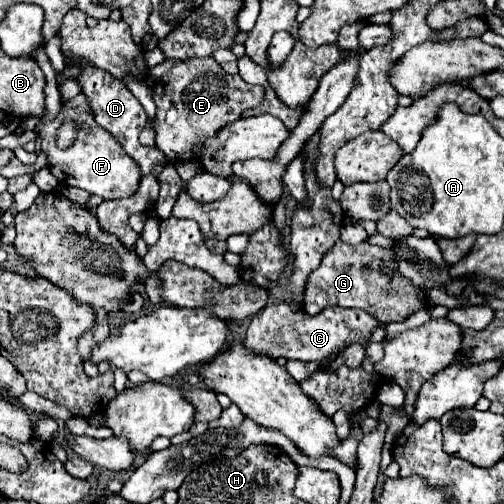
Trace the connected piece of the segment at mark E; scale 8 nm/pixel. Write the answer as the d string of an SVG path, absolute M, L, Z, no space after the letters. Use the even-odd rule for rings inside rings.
M207 56L177 62L167 70L153 86L153 100L157 106L155 146L169 162L185 162L197 160L203 142L215 136L219 128L239 120L245 110L259 106L263 102L263 88L243 82L237 74L227 74L211 56Z

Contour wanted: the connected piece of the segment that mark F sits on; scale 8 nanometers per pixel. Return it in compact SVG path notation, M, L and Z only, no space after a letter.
M77 94L75 98L71 98L63 108L61 112L67 116L67 118L79 118L79 122L83 122L81 130L79 130L79 136L75 140L75 144L67 150L59 150L55 146L55 130L59 128L61 124L61 118L55 116L55 120L47 122L47 126L41 126L37 130L37 136L41 138L41 152L47 154L47 162L49 162L49 170L51 174L61 182L61 184L67 184L67 186L77 186L77 188L83 188L91 194L97 194L97 196L103 196L107 200L111 198L129 198L135 194L137 186L139 186L139 166L123 152L121 144L111 136L107 134L99 124L95 124L93 116L91 116L91 106L87 104L87 98L83 98L81 94Z

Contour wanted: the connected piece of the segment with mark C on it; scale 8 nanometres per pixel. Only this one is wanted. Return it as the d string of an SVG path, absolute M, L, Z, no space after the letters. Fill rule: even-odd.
M269 302L263 312L255 314L245 336L245 344L255 352L269 352L273 358L287 358L287 360L319 360L327 362L333 360L341 350L345 350L353 342L367 342L371 330L379 326L379 322L363 310L349 310L349 308L325 308L323 312L311 316L303 310L291 310L291 304Z

